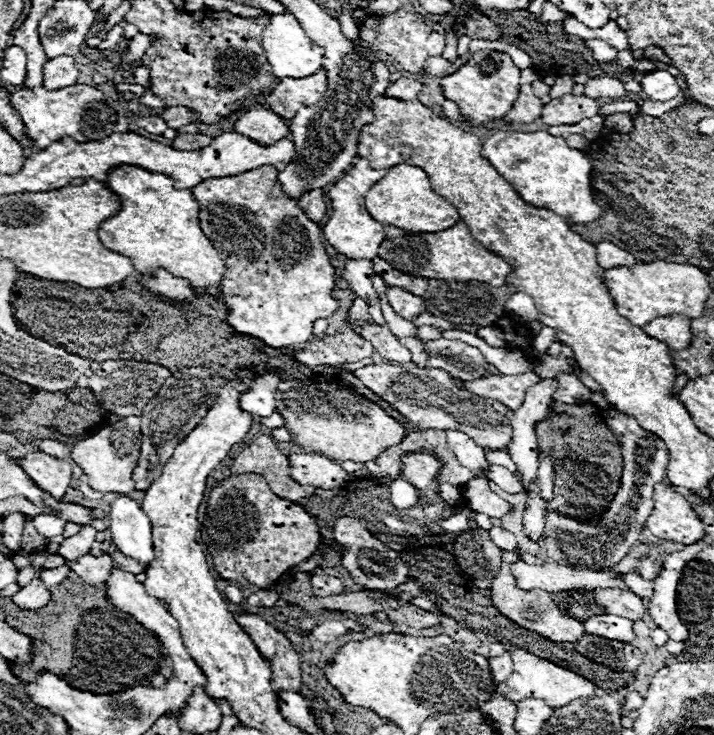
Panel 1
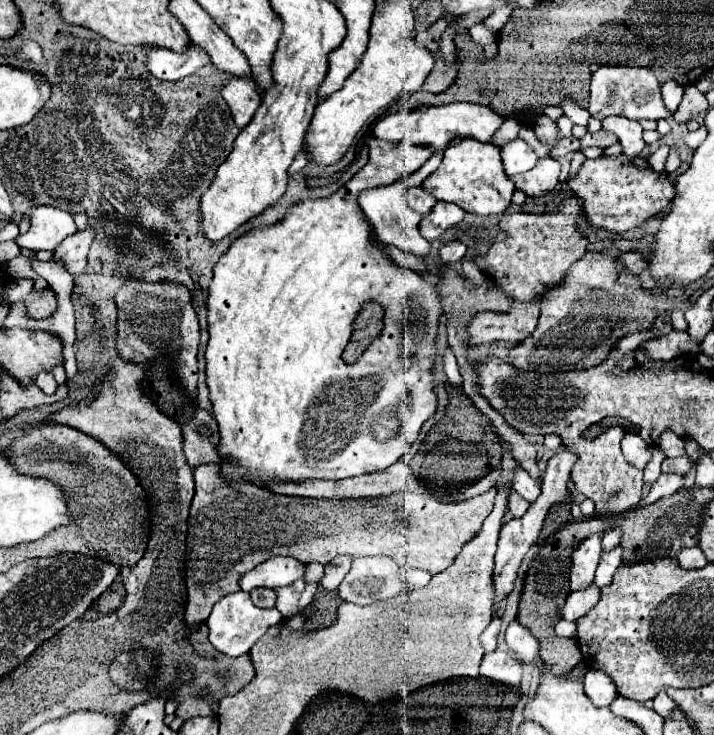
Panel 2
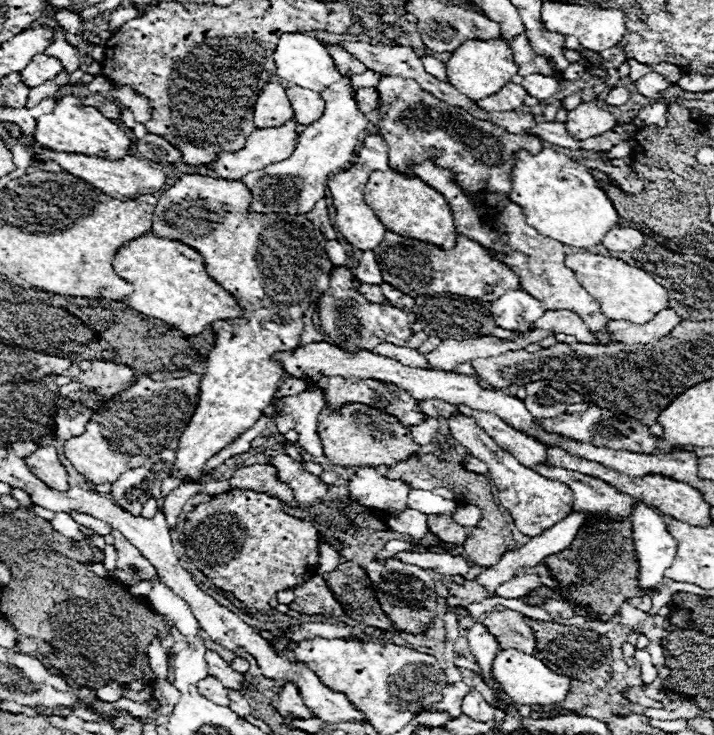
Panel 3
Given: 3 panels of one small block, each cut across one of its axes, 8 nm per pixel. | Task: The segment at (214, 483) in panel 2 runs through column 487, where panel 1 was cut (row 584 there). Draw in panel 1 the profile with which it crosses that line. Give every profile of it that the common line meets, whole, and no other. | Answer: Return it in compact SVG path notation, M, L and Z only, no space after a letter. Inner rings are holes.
M504 550L504 554L502 554L502 568L500 568L500 572L494 578L492 588L490 588L490 600L492 600L492 604L506 618L510 618L512 622L516 622L518 626L522 626L526 630L532 630L532 632L538 632L538 634L542 634L548 640L554 640L554 642L574 642L574 640L580 640L586 634L586 630L582 628L582 622L574 620L564 610L560 610L560 606L550 598L548 592L542 592L542 590L520 590L520 588L516 588L516 578L514 578L514 574L510 570L510 564L514 564L514 560L520 560L520 554L514 552L514 550L512 552Z

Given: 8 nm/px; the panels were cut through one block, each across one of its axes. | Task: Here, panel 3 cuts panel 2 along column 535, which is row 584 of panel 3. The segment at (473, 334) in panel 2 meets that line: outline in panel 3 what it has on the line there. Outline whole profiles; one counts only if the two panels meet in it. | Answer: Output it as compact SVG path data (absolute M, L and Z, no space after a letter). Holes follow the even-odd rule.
M316 574L314 578L306 580L302 586L294 588L296 600L290 604L290 610L296 610L300 614L332 614L342 616L344 610L334 598L330 586L326 584L322 574Z

